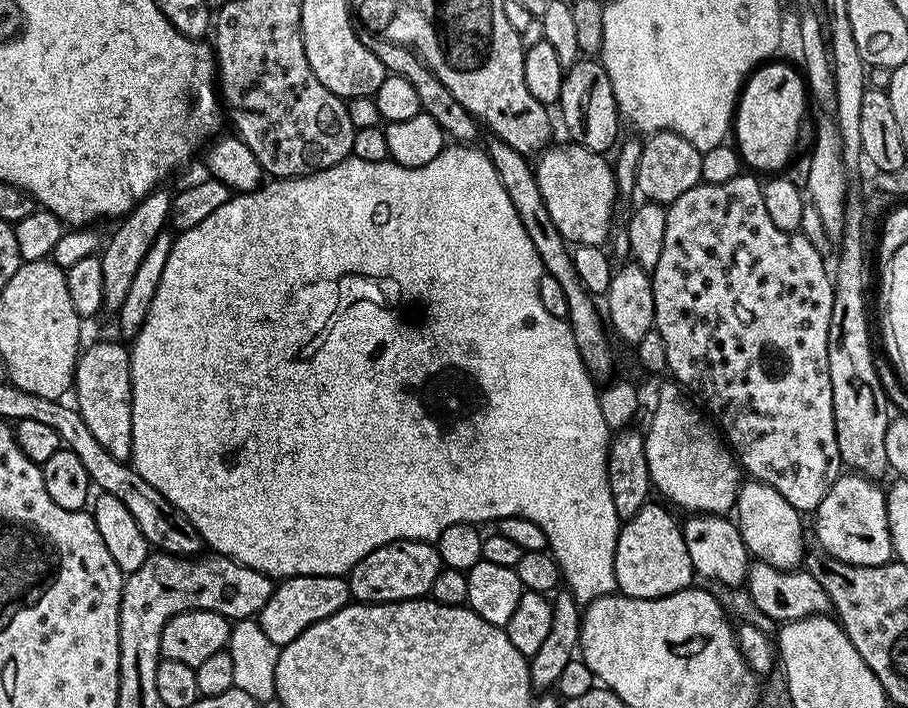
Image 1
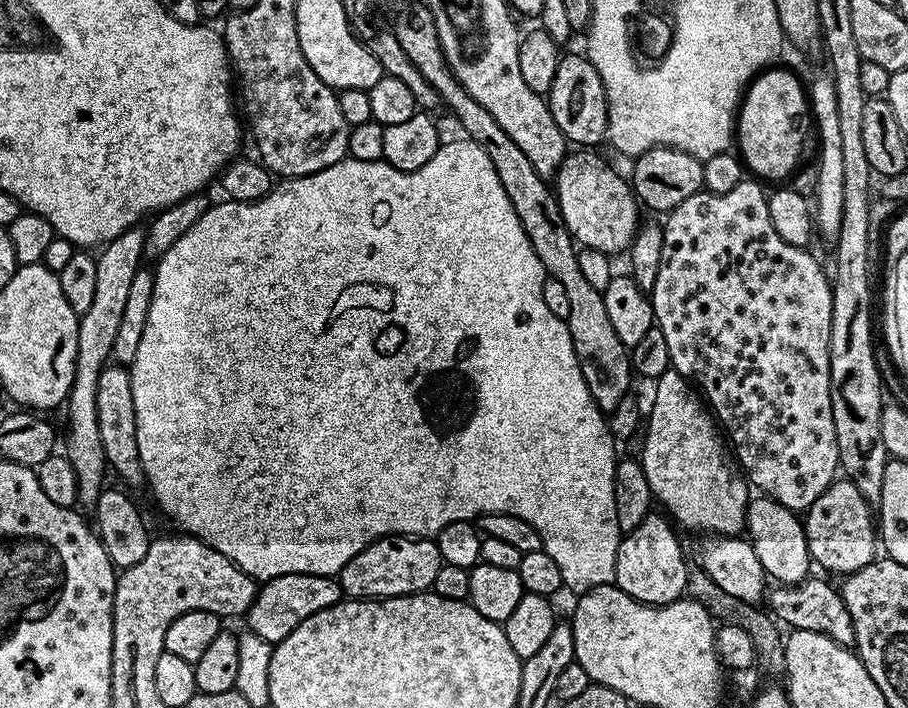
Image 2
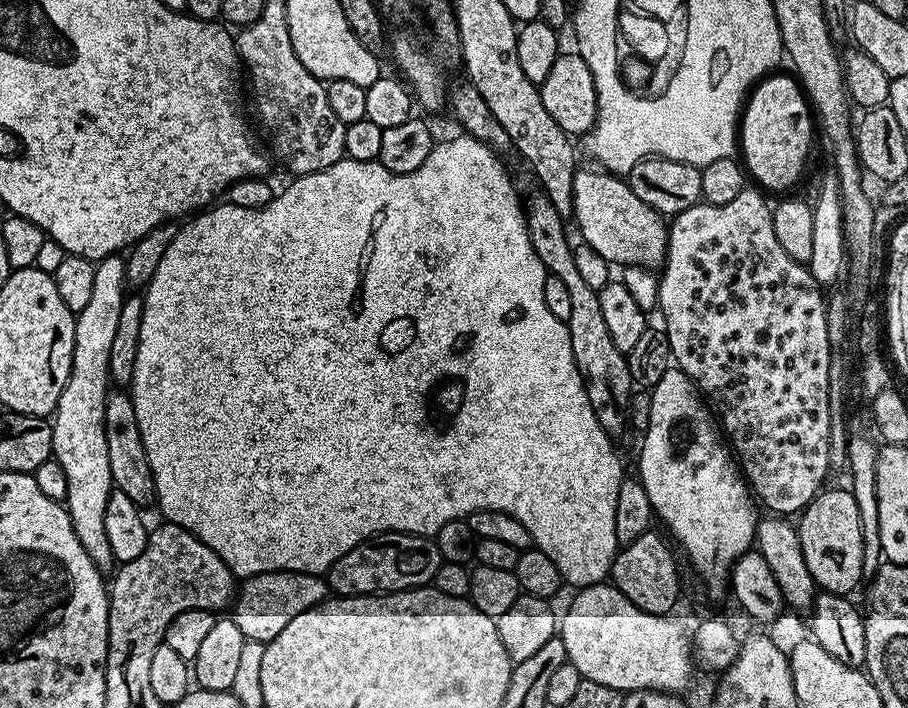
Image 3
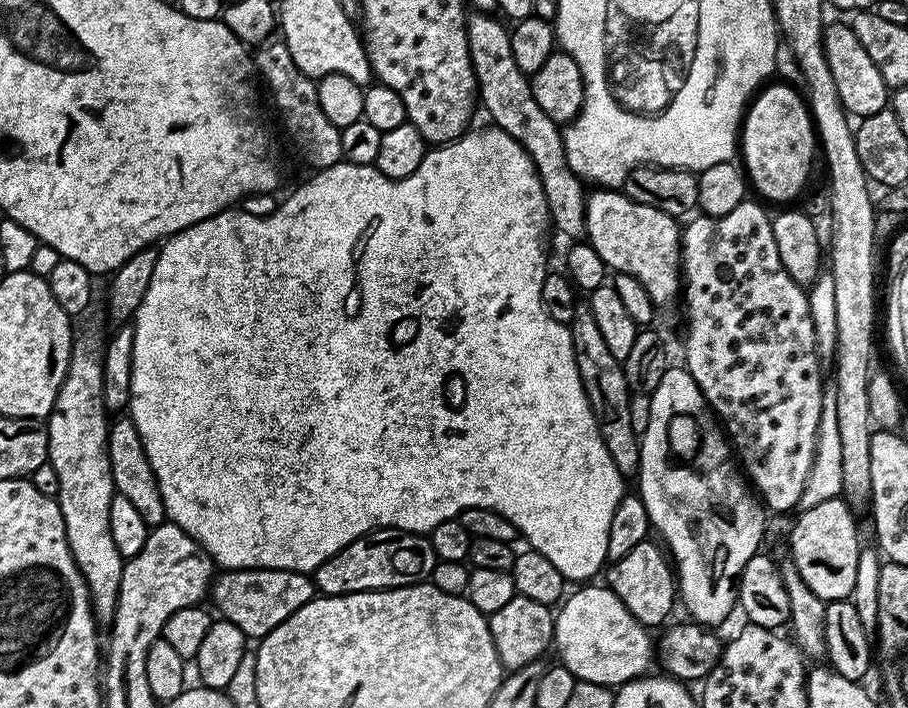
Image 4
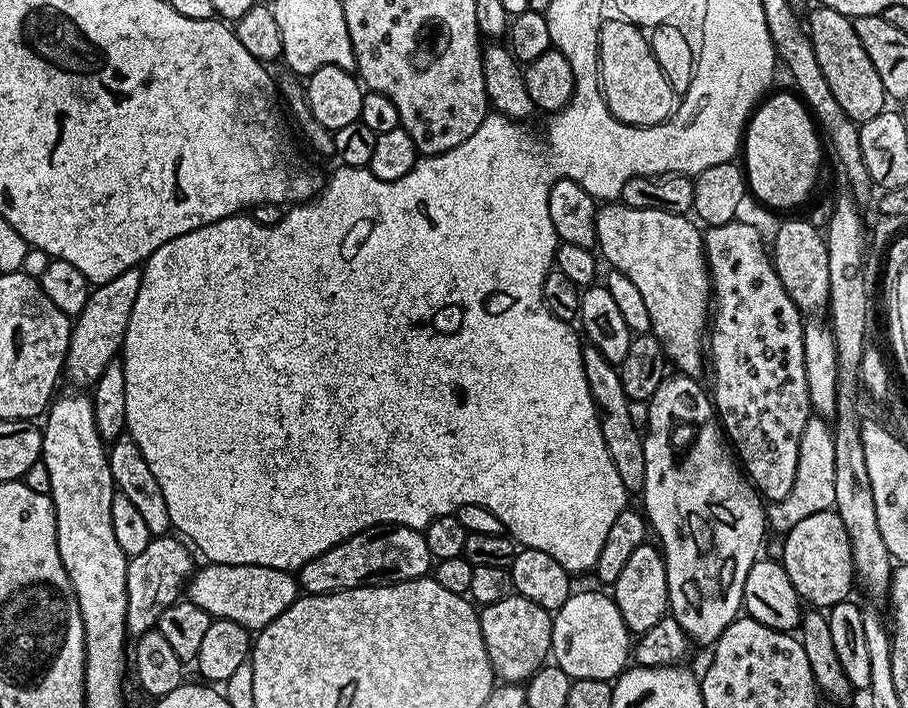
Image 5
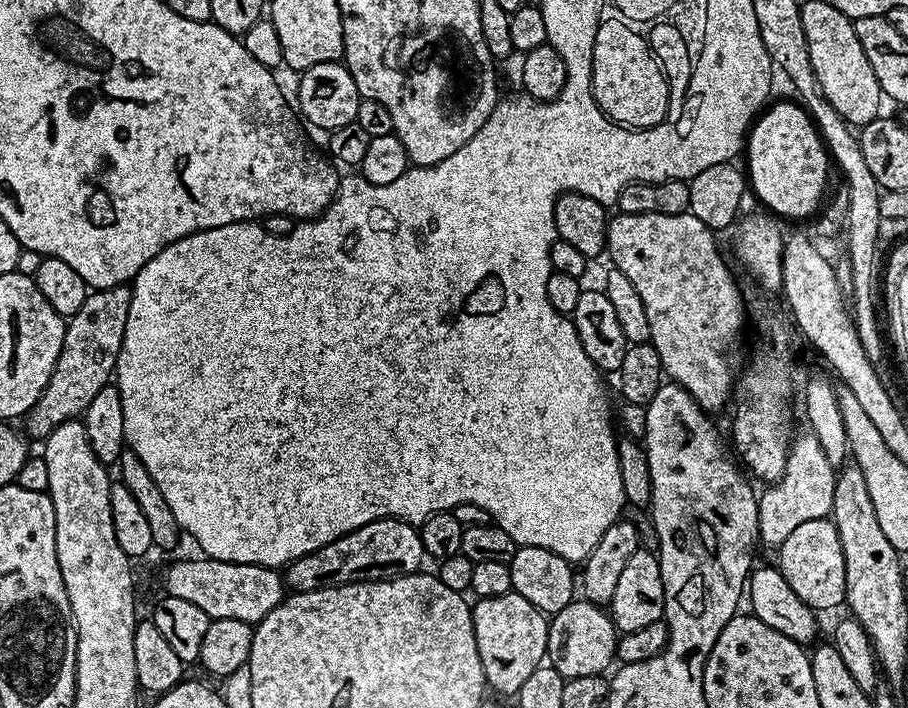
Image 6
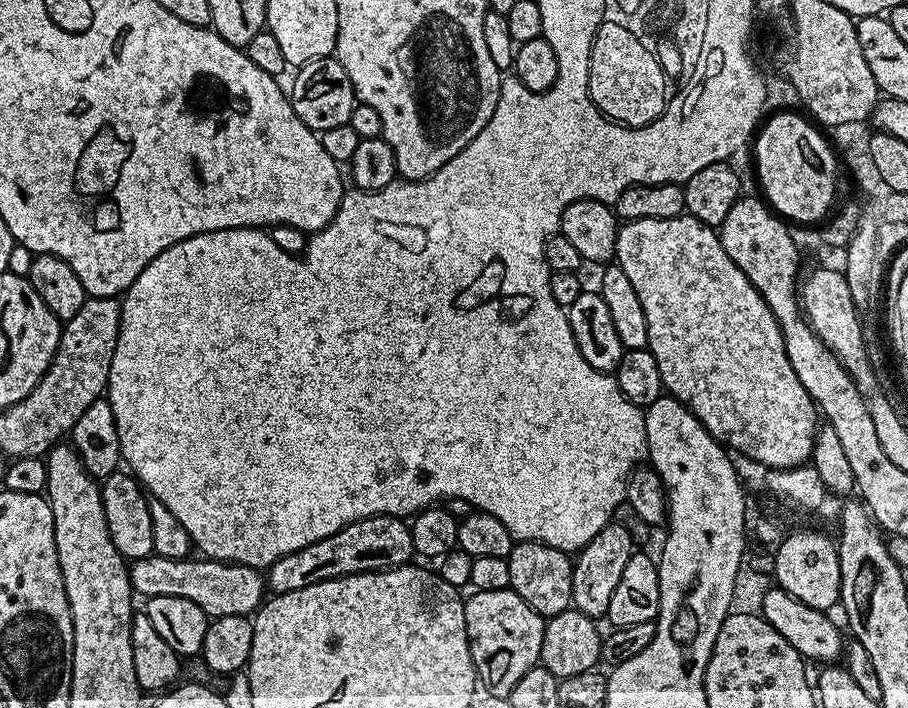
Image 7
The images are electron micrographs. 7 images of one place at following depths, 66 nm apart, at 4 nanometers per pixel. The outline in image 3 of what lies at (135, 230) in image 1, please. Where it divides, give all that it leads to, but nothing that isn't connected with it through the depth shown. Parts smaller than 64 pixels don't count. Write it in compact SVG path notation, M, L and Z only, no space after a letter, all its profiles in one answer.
M117 254L99 261L94 270L94 286L90 303L83 310L75 313L74 326L74 358L70 366L70 378L66 378L66 386L62 390L62 398L58 398L58 406L51 417L52 425L52 455L66 473L66 507L70 514L70 522L74 526L74 534L78 534L78 542L90 554L96 567L107 570L113 567L110 541L106 539L106 502L108 495L114 491L112 475L110 474L110 454L106 450L106 398L110 391L110 349L118 321L122 315L122 306L126 299L126 266L125 257Z

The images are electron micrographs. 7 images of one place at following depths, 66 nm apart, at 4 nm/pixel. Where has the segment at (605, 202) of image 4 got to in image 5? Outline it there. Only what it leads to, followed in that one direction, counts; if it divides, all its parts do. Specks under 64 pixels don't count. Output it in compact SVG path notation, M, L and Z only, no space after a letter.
M608 202L596 213L596 243L599 255L638 286L650 310L651 334L661 344L667 363L677 373L699 377L706 368L706 333L714 297L697 221L666 210L638 210Z

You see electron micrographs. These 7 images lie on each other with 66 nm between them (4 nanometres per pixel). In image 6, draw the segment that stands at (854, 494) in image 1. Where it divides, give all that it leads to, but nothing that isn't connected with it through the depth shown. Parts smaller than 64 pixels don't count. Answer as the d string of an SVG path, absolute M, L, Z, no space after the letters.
M825 518L816 521L804 522L791 531L790 536L779 544L780 561L778 567L786 582L790 582L790 590L802 598L813 610L820 608L836 608L845 603L846 594L846 558L842 558L842 542L838 538L838 530L833 526L831 519Z

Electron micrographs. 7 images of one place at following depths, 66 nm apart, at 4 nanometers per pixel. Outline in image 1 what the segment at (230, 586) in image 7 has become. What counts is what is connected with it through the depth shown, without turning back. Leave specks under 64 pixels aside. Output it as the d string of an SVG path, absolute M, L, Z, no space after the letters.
M289 576L273 587L270 602L266 602L258 617L258 627L270 642L283 646L294 642L294 638L298 638L302 630L314 626L314 622L330 618L330 614L349 603L348 582L344 576Z

